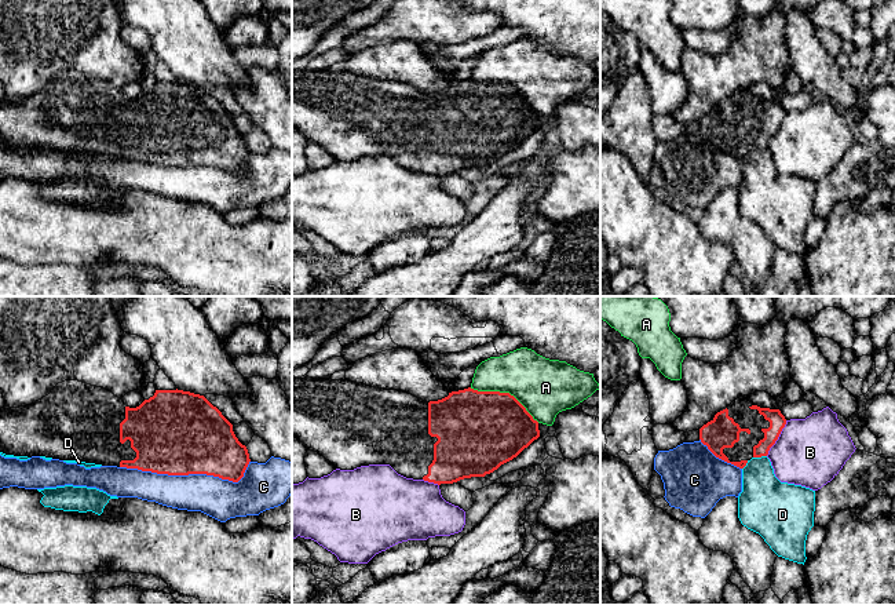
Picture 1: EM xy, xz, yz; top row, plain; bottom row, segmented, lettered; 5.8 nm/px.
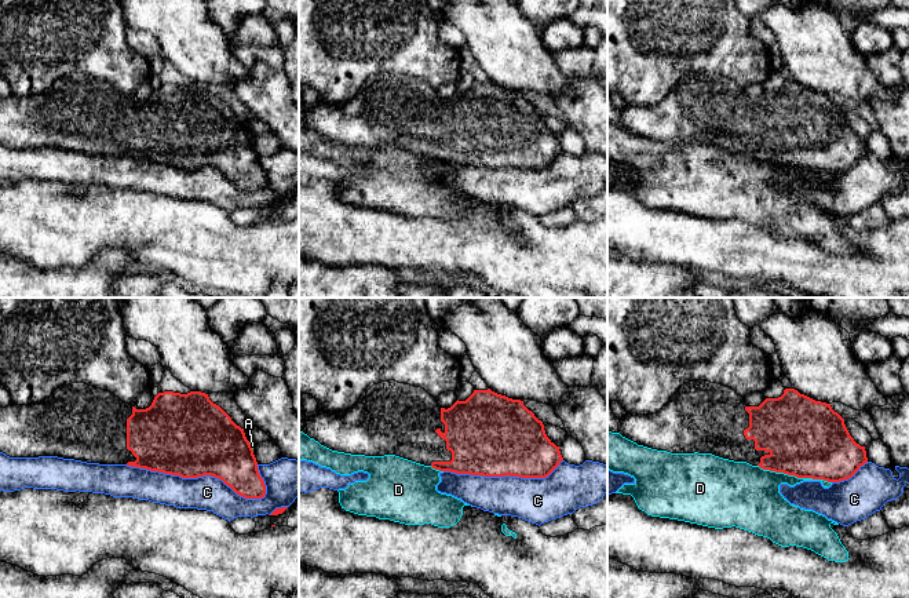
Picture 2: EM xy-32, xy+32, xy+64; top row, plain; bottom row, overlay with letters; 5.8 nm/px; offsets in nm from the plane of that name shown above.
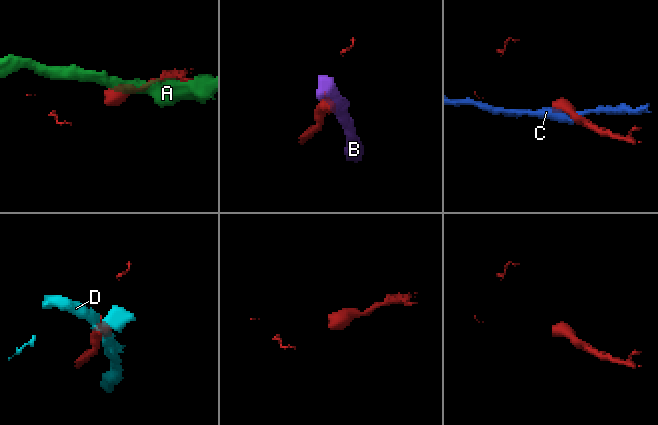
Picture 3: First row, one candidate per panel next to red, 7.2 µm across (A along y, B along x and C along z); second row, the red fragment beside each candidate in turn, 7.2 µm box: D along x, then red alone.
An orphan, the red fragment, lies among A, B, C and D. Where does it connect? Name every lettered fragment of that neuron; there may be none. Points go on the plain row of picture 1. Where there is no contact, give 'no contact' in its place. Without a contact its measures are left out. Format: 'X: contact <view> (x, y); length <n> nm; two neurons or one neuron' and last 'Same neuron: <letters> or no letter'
A: contact xz (506, 84); length 460 nm; two neurons
B: contact yz (777, 130); length 240 nm; two neurons
C: contact xy (189, 164); length 750 nm; two neurons
D: contact yz (759, 148); length 80 nm; two neurons
Same neuron: no letter

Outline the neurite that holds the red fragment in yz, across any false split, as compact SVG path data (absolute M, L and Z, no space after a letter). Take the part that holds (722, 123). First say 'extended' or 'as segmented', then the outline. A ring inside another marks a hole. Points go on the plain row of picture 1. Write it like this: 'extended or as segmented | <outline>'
extended | M739 88L699 120L699 131L716 149L744 160L752 149L768 146L785 116L786 110L779 101L760 99Z

